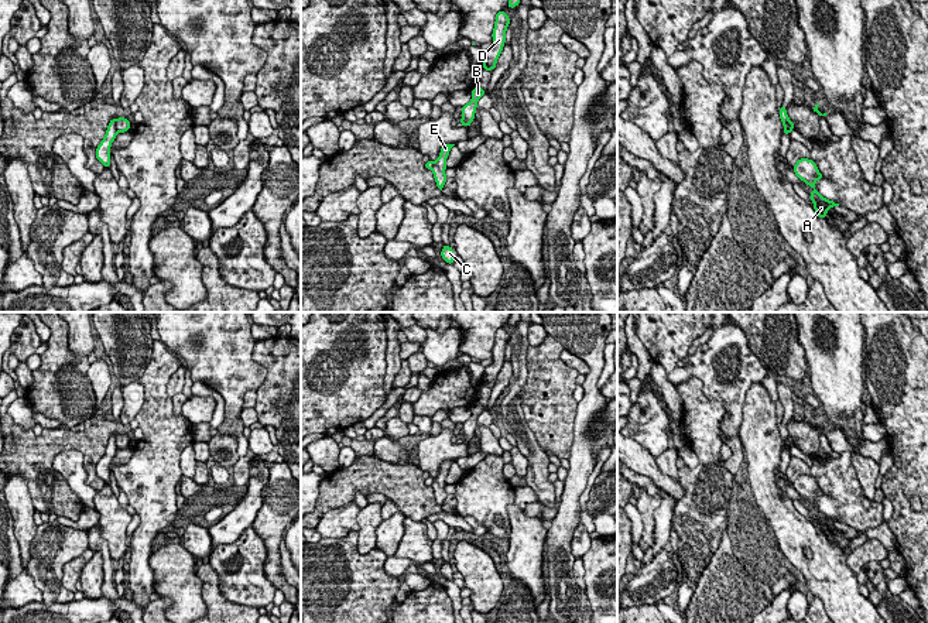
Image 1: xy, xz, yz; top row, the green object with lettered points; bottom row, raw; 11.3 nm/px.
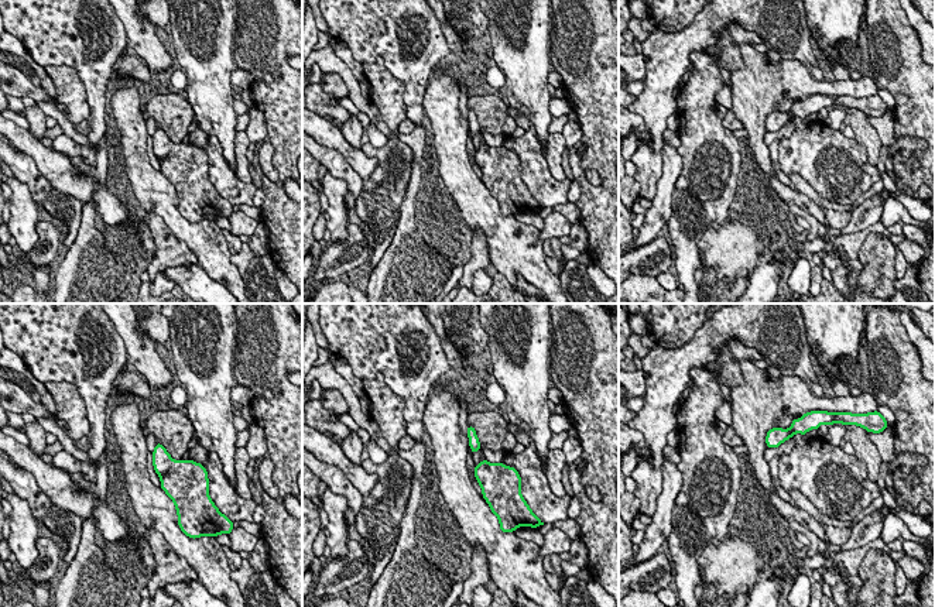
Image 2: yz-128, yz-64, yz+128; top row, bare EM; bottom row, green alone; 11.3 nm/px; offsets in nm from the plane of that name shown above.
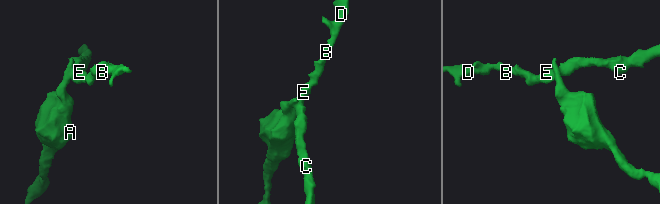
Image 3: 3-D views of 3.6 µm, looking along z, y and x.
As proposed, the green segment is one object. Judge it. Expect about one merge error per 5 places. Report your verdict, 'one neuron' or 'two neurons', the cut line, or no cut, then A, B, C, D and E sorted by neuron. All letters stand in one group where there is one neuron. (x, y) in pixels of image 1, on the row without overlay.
two neurons | xy (117, 435), (116, 448) | A / B C D E

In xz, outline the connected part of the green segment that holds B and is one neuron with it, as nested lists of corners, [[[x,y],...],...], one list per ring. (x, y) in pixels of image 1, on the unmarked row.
[[[475,403],[472,407],[472,417],[462,424],[462,437],[459,438],[462,442],[469,444],[470,439],[475,435],[475,428],[477,424],[477,417],[484,411],[486,408],[480,403]]]

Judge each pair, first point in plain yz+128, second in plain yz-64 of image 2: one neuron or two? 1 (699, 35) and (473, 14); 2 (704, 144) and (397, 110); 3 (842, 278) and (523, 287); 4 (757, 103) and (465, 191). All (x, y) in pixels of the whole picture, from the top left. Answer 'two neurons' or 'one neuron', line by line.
1: one neuron
2: one neuron
3: two neurons
4: one neuron

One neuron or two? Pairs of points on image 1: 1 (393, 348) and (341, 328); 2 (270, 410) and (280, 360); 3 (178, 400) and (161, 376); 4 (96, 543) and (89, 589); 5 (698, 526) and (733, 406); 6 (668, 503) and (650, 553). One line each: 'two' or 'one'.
1: two
2: one
3: two
4: two
5: two
6: one

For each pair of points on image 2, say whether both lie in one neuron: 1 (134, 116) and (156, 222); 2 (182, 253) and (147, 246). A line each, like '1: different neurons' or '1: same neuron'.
1: different neurons
2: different neurons

